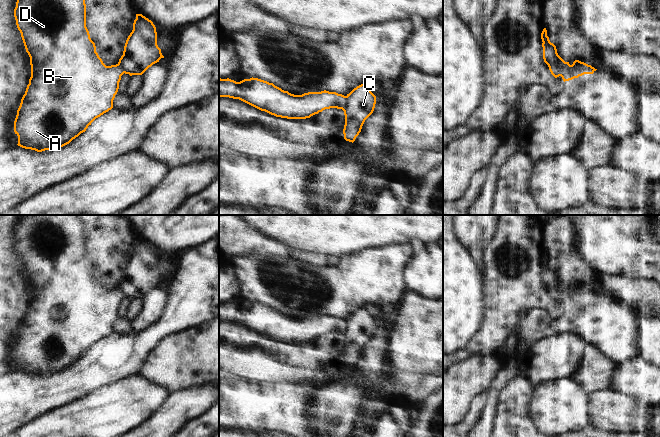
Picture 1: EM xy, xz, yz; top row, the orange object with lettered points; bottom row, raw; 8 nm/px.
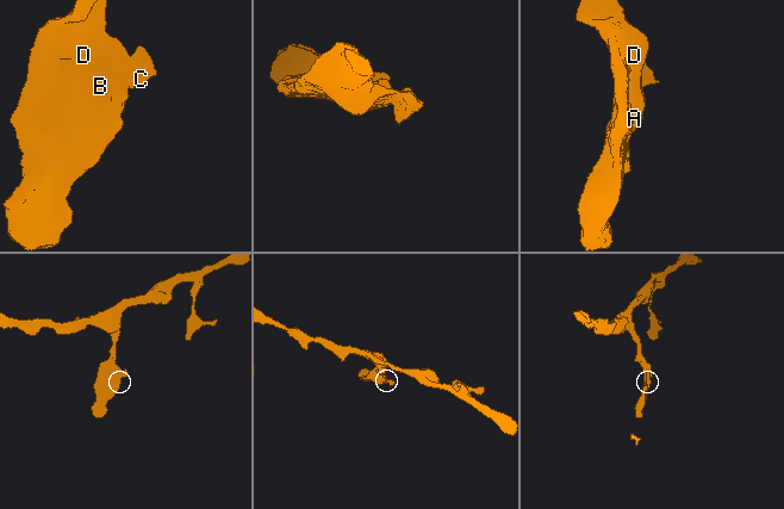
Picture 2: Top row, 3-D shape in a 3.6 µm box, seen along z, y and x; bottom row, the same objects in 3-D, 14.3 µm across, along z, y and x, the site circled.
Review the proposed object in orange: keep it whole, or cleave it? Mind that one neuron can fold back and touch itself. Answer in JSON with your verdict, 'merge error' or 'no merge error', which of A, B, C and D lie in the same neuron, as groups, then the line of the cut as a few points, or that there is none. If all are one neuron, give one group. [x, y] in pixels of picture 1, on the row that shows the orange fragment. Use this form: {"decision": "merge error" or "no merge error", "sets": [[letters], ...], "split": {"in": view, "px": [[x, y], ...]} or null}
{"decision": "merge error", "sets": [["A", "B", "D"], ["C"]], "split": {"in": "yz", "px": [[549, 66], [557, 65], [561, 69], [562, 76]]}}

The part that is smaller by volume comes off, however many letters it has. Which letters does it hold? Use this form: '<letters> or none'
C

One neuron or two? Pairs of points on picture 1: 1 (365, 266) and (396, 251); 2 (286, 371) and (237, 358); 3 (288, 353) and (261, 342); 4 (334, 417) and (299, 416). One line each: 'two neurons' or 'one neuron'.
1: one neuron
2: one neuron
3: one neuron
4: two neurons

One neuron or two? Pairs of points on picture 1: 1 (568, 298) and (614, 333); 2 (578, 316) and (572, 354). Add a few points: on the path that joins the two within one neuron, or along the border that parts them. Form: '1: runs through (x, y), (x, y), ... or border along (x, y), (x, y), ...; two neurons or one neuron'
1: runs through (579, 304), (591, 316), (603, 322); one neuron
2: border along (551, 336), (573, 333), (581, 337), (588, 344); two neurons

